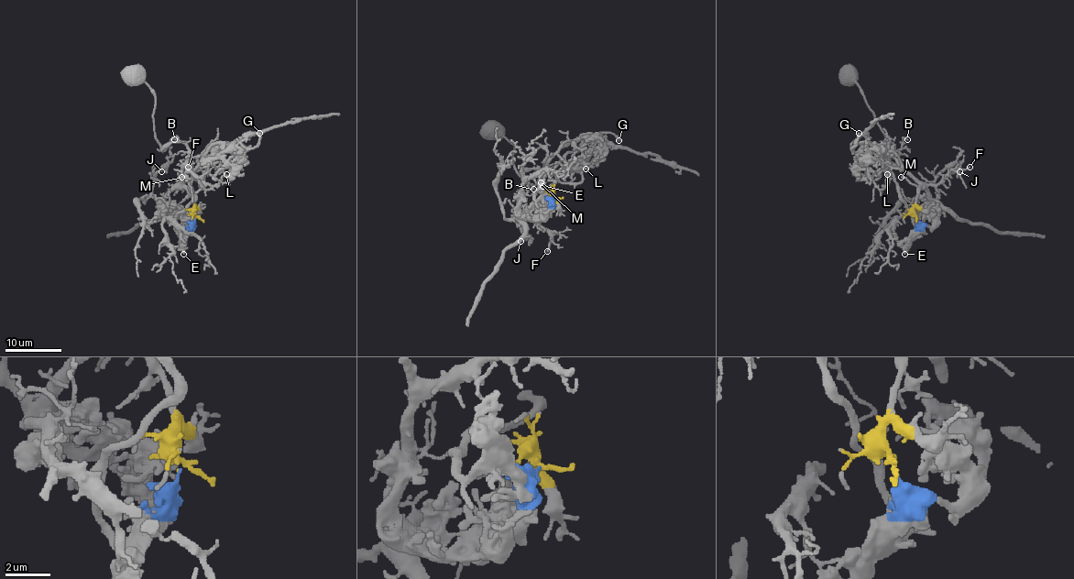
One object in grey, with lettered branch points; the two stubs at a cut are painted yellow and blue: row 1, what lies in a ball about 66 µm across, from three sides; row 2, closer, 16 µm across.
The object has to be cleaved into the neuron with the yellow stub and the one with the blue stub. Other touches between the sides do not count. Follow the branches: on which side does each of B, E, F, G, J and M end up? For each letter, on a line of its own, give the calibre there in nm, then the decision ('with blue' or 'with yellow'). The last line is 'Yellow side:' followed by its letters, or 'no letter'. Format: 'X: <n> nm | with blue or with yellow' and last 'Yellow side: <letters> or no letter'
B: 110 nm | with yellow
E: 260 nm | with blue
F: 140 nm | with yellow
G: 110 nm | with blue
J: 110 nm | with yellow
M: 170 nm | with yellow
Yellow side: B, F, J, M

